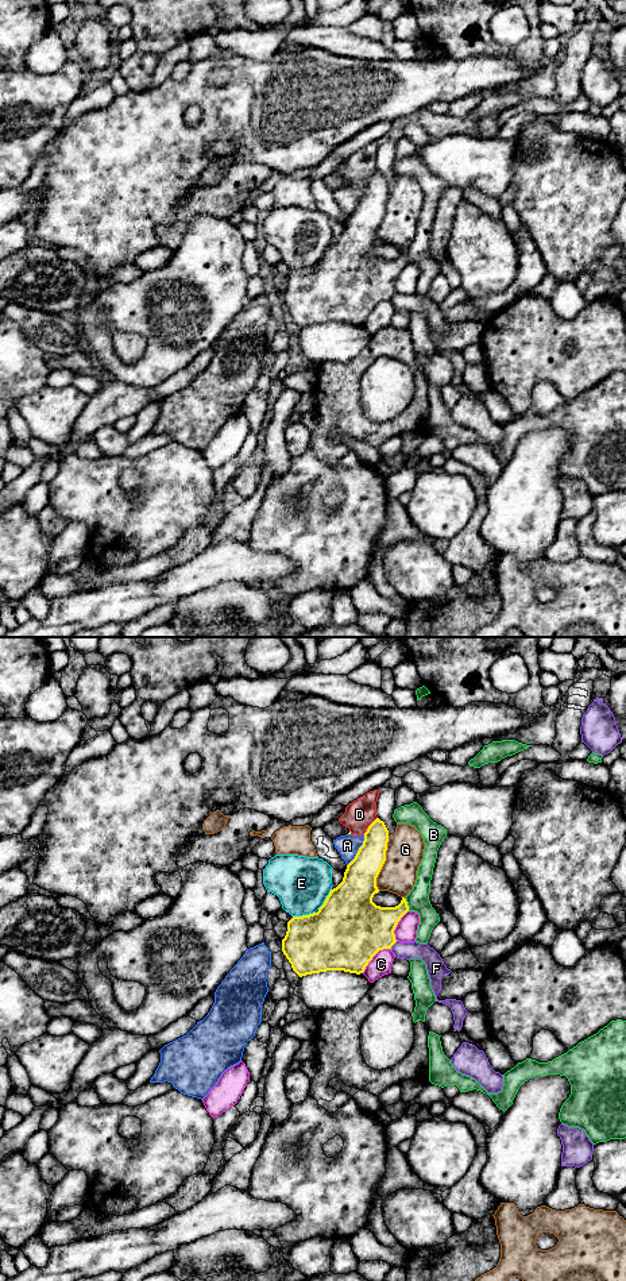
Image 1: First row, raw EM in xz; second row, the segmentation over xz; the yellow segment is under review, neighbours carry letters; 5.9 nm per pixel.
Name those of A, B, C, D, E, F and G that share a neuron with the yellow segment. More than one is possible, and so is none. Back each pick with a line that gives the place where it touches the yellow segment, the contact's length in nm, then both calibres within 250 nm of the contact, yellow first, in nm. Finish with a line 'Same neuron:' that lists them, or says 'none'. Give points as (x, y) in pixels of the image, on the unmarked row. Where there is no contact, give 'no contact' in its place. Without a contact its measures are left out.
Same neuron: none

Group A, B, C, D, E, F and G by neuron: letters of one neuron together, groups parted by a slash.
A D / B / C / E / F / G

